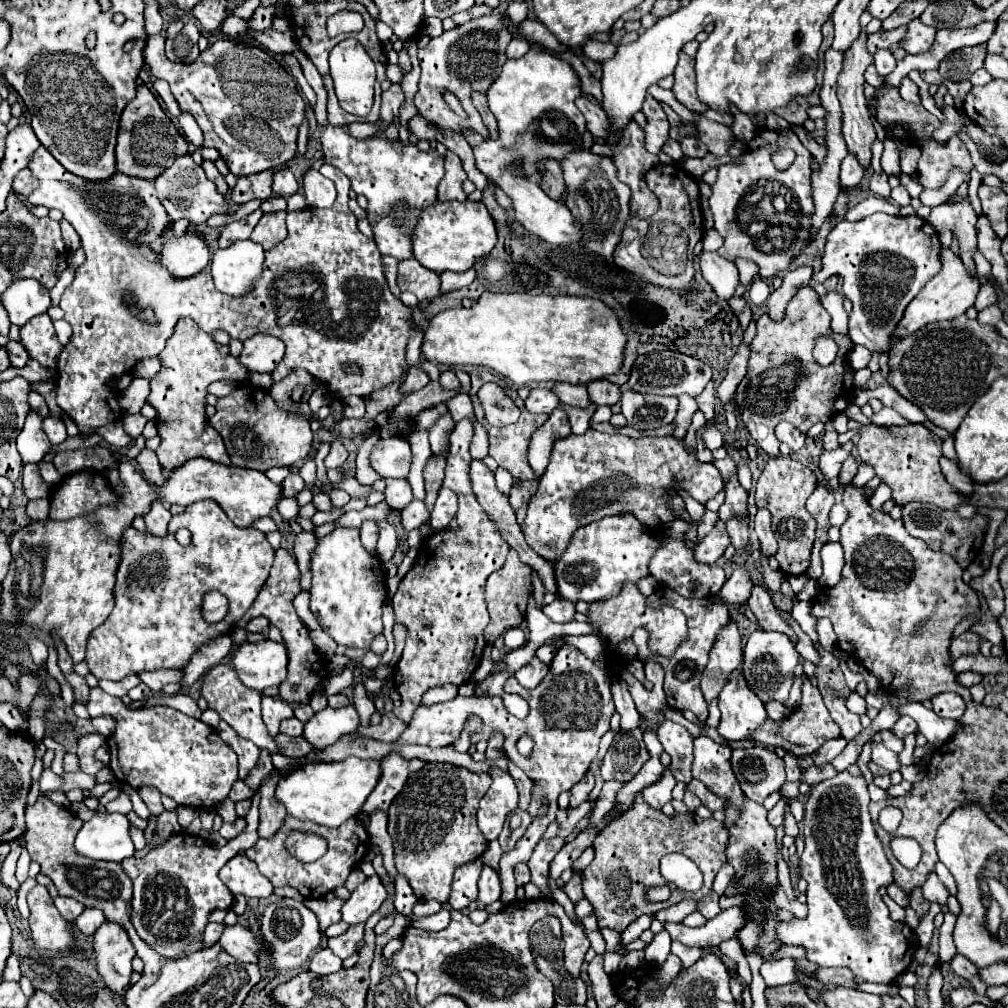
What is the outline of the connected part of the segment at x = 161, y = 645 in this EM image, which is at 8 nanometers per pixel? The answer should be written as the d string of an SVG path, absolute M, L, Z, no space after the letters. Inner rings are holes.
M201 500L189 504L185 512L171 518L167 526L167 536L153 536L149 532L139 532L127 526L121 536L121 562L117 568L117 582L113 588L115 608L109 618L93 630L87 642L87 658L91 674L101 680L123 680L129 674L143 674L161 668L185 668L191 656L211 640L231 634L243 614L251 608L261 586L267 580L267 570L271 570L275 550L267 542L267 536L257 528L239 528L229 522L229 516L213 500ZM187 528L191 532L191 544L181 546L173 532ZM209 590L219 590L229 600L229 612L223 622L209 624L201 614L201 600Z

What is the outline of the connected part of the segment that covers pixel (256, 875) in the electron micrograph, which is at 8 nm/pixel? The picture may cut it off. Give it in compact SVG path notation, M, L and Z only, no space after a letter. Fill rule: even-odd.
M245 854L231 858L219 872L219 878L233 894L247 898L269 898L273 892L271 882L257 870L257 864Z

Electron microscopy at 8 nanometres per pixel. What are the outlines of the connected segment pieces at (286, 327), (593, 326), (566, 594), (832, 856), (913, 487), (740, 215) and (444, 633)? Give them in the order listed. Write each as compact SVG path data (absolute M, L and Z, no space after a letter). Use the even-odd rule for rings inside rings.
M39 148L31 160L31 170L39 178L41 186L29 194L29 202L35 206L57 208L63 212L65 220L81 236L87 262L75 272L75 280L61 296L61 308L65 320L73 328L73 336L63 346L57 364L57 404L77 425L79 434L88 436L97 428L115 420L113 414L121 412L119 392L113 388L113 380L121 378L143 358L153 358L165 348L165 340L173 334L173 328L181 316L193 316L193 320L207 334L213 330L225 330L231 338L247 340L253 334L271 334L285 342L285 358L271 372L273 382L281 382L295 368L305 368L315 380L323 382L325 388L337 398L347 396L367 398L373 392L397 382L409 372L405 360L407 340L415 332L425 330L425 310L431 300L421 300L417 306L405 306L395 298L385 280L385 266L381 262L381 252L375 240L363 236L357 230L357 218L349 210L349 180L341 170L331 164L323 164L319 172L329 178L337 189L337 200L329 210L299 210L287 214L289 236L285 242L265 252L265 274L261 282L253 288L253 294L245 298L229 298L213 286L211 274L205 270L191 278L173 276L163 264L161 254L149 244L169 228L169 214L157 198L155 186L143 178L131 178L125 174L113 174L101 182L89 182L65 170L47 148ZM141 308L151 308L155 312L155 322L141 322ZM347 366L357 366L359 372L347 372Z
M485 292L471 308L443 310L431 318L425 338L423 356L441 366L483 366L499 372L515 386L529 382L567 382L587 384L591 380L615 374L623 362L625 334L617 316L595 298L581 296L533 296L533 294L495 294Z
M631 512L605 516L583 526L583 530L577 530L577 534L573 534L573 542L569 544L569 550L555 562L557 588L561 598L573 604L579 600L591 604L597 600L615 598L621 594L625 582L637 584L641 578L651 576L649 560L661 548L661 536L649 534L661 534L661 530L649 528Z
M837 772L835 778L819 782L811 790L811 796L805 804L803 838L805 850L801 854L799 872L801 878L809 882L807 888L809 914L805 920L779 922L777 926L779 942L805 946L807 960L811 960L815 966L847 966L853 974L857 974L865 982L891 984L909 968L913 954L919 948L919 940L907 924L891 920L887 904L883 902L881 896L877 896L879 886L889 886L893 882L893 866L885 856L881 838L873 830L873 822L869 816L867 782L863 778L851 776L849 772Z
M869 424L861 430L857 450L861 460L871 464L875 468L875 474L885 484L889 484L897 506L903 506L907 502L929 502L945 510L955 510L959 504L967 502L967 498L963 498L941 474L939 468L941 444L943 440L921 424L887 426L887 428Z
M779 130L777 134L759 132L749 144L747 152L739 156L735 164L719 166L719 176L713 184L713 196L709 198L715 230L723 238L723 246L717 250L719 256L731 262L737 258L755 262L759 266L759 278L763 280L787 270L791 260L795 260L809 246L809 216L813 212L811 160L813 156L809 150L805 150L805 146L801 146L793 130ZM783 146L789 146L797 154L795 162L787 170L775 168L771 160L773 154ZM767 196L775 200L773 216L763 214L761 208L761 202L767 200Z
M471 420L457 422L451 434L451 448L445 464L443 486L459 496L457 528L445 528L423 538L419 554L393 596L395 620L407 626L407 644L395 666L393 684L401 696L397 718L409 722L421 696L441 684L467 684L481 662L485 650L483 630L489 624L489 612L483 598L485 580L505 564L511 546L503 540L497 524L489 518L471 490L469 482L469 440L473 436Z

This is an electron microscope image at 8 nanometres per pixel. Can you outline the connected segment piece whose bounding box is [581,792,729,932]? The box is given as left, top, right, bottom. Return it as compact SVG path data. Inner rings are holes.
M639 792L631 808L621 810L621 814L613 814L609 824L597 834L593 842L595 858L583 870L583 894L593 906L599 928L613 928L617 932L623 932L633 920L643 914L655 916L659 910L669 908L685 898L699 902L711 892L711 884L719 868L727 864L727 840L727 830L715 818L699 818L697 814L675 814L673 818L669 818L661 810L651 808ZM671 852L681 852L695 864L699 864L705 876L703 888L699 892L683 892L673 884L667 884L667 880L659 874L659 860ZM653 886L669 886L669 900L649 902L645 894Z

